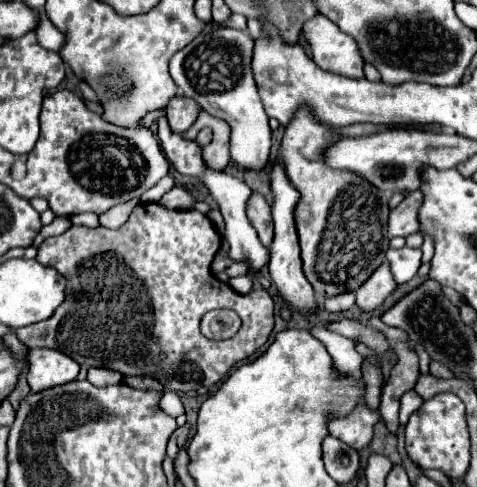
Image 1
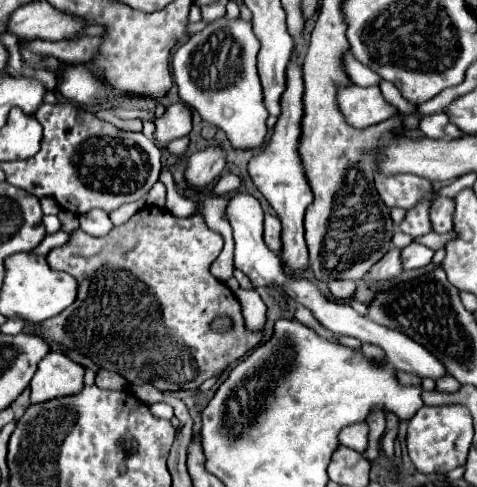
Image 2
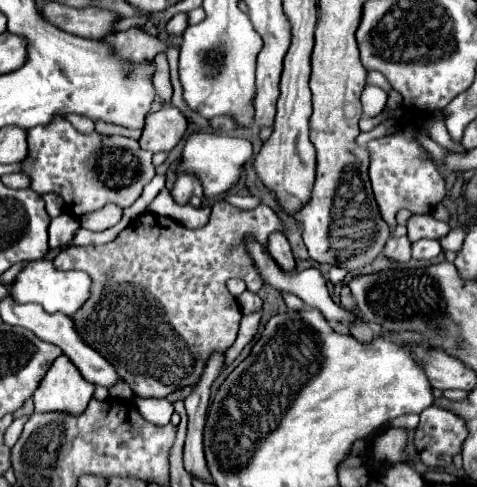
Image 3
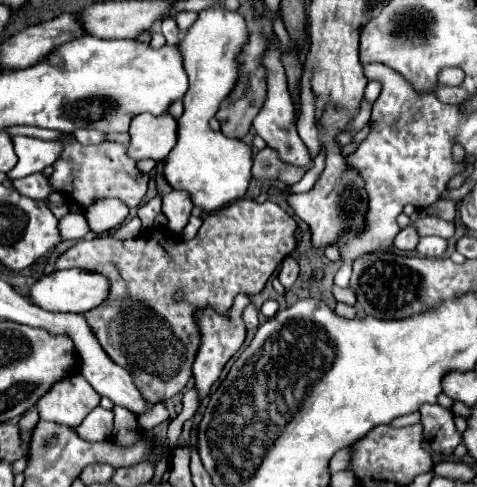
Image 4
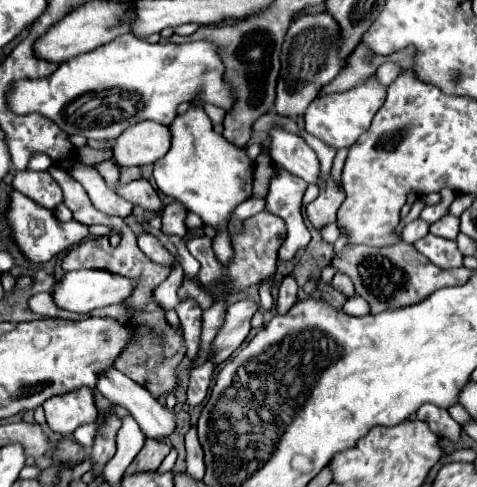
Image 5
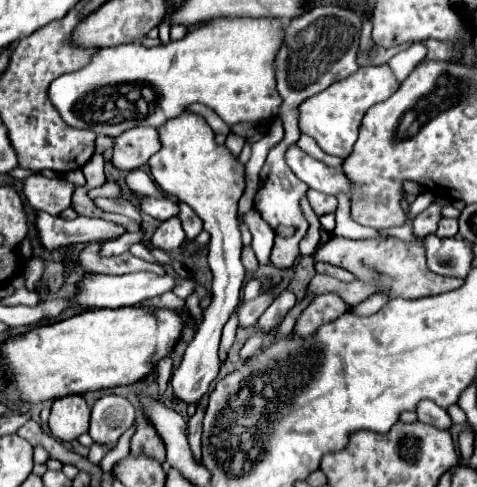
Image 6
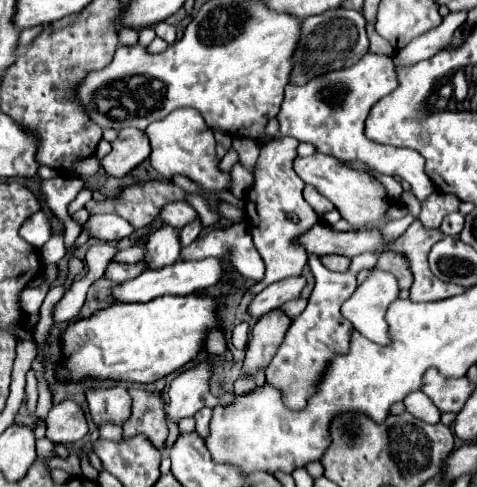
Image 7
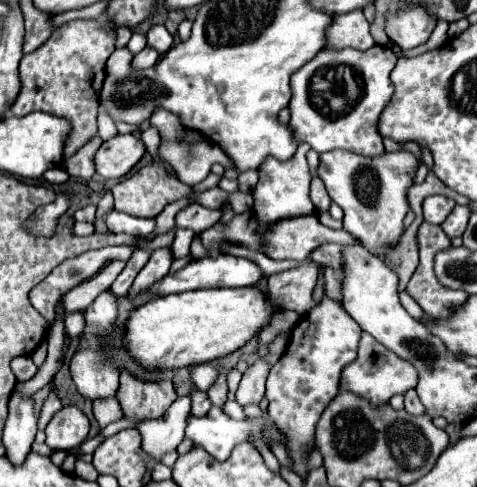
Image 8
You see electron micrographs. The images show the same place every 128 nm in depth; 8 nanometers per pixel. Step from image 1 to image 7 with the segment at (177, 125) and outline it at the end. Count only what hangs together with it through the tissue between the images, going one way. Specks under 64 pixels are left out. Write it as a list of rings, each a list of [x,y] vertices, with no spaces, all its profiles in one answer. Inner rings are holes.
[[[124,128],[112,142],[112,152],[100,162],[102,168],[116,178],[126,176],[150,156],[150,140],[138,128]]]

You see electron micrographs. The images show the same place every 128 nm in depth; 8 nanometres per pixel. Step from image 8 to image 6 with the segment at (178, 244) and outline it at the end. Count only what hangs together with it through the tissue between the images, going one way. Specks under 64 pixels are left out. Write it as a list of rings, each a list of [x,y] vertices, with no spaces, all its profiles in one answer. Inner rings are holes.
[[[178,202],[178,206],[180,206],[180,214],[178,214],[178,218],[180,218],[182,226],[184,226],[186,236],[192,240],[192,238],[196,238],[196,236],[202,232],[202,222],[200,222],[200,218],[188,208],[188,204]]]

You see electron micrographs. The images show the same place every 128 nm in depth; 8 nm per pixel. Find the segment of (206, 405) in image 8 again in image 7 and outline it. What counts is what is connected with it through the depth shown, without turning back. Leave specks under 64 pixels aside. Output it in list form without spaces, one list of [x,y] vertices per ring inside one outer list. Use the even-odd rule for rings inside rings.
[[[202,408],[200,412],[196,412],[196,432],[200,438],[206,438],[208,436],[208,424],[210,424],[210,418],[212,418],[212,408]]]

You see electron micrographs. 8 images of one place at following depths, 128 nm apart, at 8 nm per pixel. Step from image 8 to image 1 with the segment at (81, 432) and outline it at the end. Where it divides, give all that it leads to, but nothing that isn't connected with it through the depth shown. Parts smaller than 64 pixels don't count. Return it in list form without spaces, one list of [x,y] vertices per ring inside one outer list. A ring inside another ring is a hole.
[[[34,348],[28,352],[28,384],[32,392],[40,392],[58,384],[76,380],[80,366],[68,360],[62,352],[52,352],[50,348]]]

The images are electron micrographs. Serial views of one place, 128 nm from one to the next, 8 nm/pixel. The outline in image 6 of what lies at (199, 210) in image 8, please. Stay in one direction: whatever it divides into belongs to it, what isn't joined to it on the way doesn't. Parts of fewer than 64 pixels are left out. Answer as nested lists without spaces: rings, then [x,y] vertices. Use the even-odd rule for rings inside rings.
[[[134,194],[134,198],[138,200],[138,208],[156,220],[168,220],[178,214],[178,204],[168,198],[158,200],[152,196],[142,196],[142,194]]]

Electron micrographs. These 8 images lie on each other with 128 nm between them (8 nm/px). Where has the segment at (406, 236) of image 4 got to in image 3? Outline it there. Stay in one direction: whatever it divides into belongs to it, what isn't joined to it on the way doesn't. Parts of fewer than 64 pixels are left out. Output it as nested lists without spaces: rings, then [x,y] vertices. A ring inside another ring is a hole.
[[[406,236],[390,238],[382,254],[392,262],[408,262],[410,260],[410,240]]]

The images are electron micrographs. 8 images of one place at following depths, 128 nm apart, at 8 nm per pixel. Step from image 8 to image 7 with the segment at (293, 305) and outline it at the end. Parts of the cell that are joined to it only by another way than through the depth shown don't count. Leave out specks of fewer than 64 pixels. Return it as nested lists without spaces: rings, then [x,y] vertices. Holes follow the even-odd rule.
[[[292,276],[292,278],[284,278],[280,282],[274,282],[270,286],[266,286],[248,306],[248,314],[252,318],[260,318],[262,314],[282,306],[288,300],[298,298],[300,290],[304,288],[304,278],[302,276]]]

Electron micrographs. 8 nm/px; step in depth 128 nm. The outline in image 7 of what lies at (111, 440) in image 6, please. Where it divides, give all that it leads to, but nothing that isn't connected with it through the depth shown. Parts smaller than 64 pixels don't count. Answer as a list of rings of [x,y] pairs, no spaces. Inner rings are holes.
[[[124,386],[108,390],[88,390],[86,400],[96,428],[104,424],[124,426],[124,420],[128,420],[132,410],[132,398]]]

